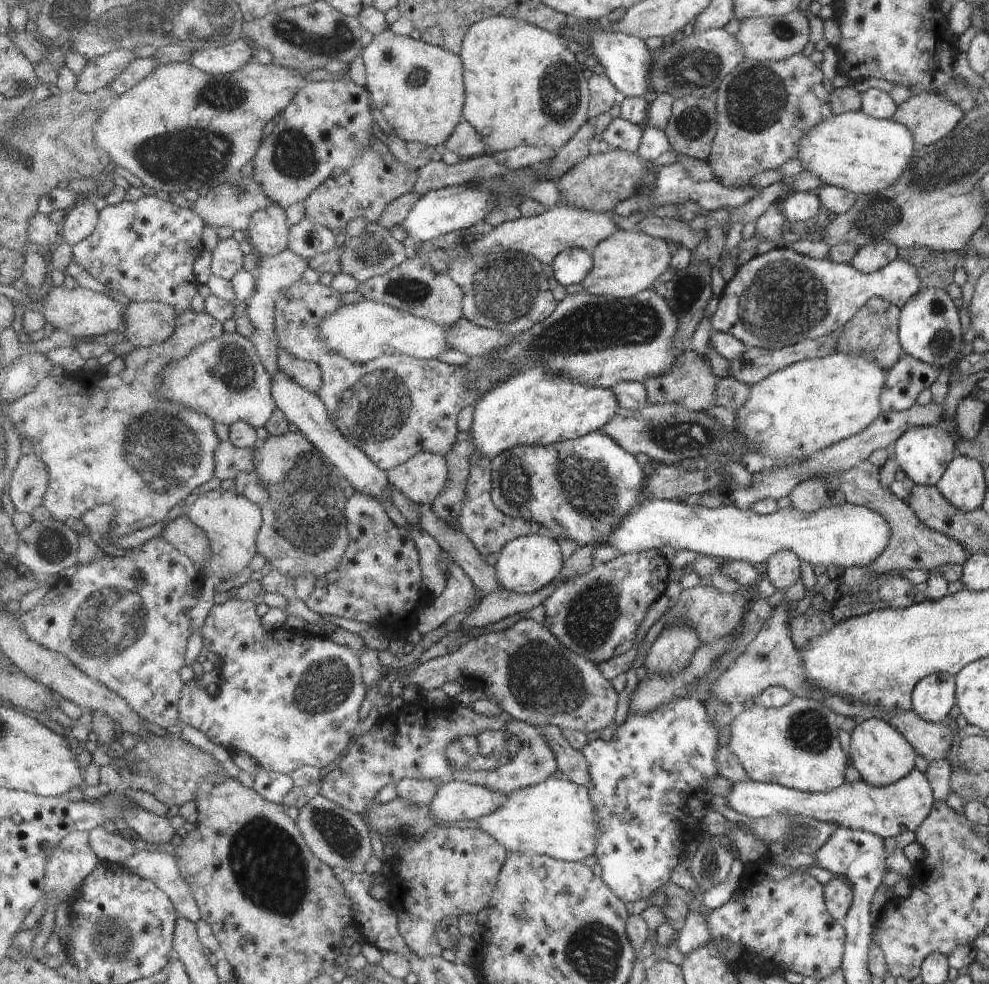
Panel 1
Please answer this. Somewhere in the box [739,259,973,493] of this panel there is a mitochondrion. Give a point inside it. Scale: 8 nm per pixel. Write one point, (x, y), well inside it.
(942, 340)

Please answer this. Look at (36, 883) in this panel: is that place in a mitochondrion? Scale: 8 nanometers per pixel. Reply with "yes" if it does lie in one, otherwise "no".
no

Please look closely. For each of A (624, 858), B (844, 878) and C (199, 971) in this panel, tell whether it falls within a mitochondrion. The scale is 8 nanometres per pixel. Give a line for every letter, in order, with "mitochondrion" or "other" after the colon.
A: other
B: other
C: other

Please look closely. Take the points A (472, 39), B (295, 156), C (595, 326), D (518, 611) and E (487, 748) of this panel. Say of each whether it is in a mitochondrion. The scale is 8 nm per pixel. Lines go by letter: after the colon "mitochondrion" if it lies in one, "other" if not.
A: other
B: mitochondrion
C: mitochondrion
D: other
E: mitochondrion

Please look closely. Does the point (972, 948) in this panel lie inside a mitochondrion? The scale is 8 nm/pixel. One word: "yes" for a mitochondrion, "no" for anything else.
no

